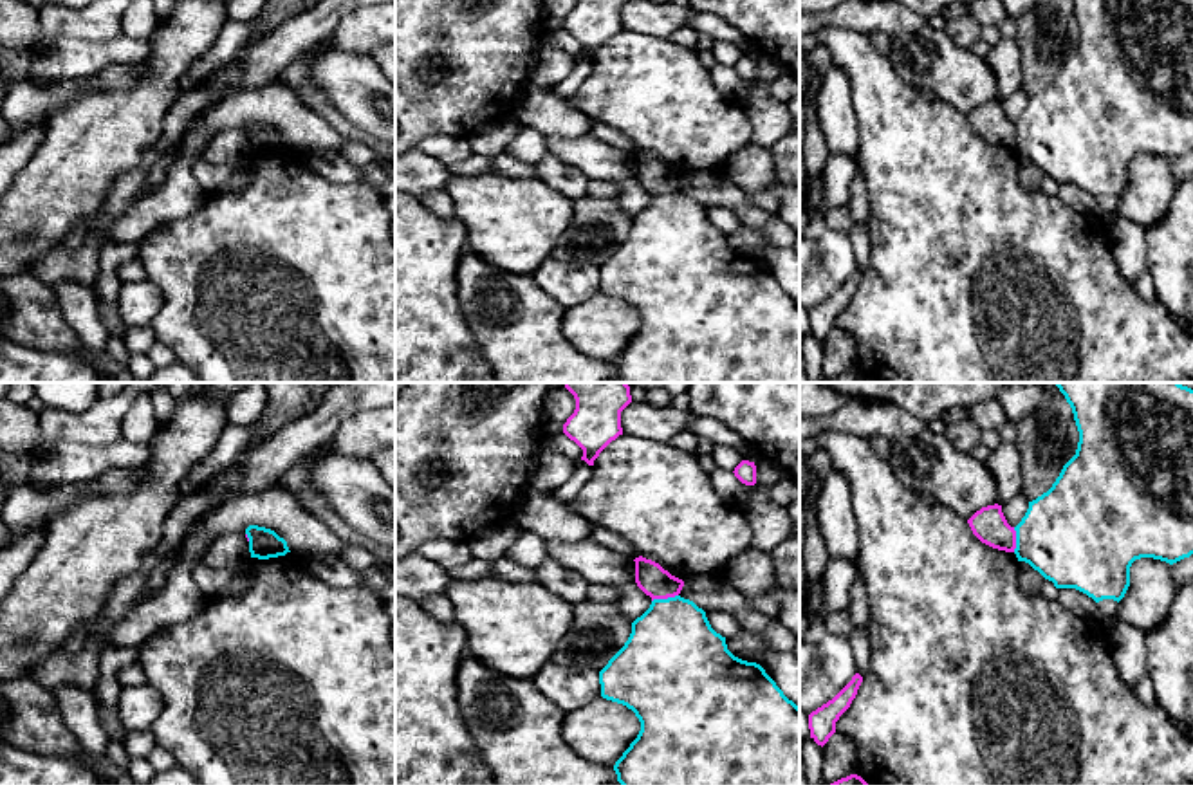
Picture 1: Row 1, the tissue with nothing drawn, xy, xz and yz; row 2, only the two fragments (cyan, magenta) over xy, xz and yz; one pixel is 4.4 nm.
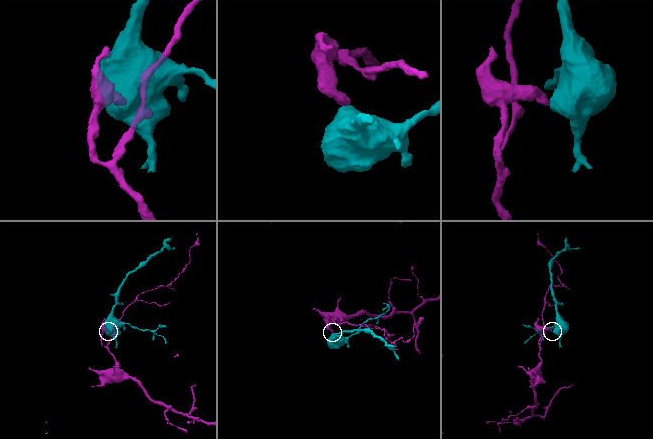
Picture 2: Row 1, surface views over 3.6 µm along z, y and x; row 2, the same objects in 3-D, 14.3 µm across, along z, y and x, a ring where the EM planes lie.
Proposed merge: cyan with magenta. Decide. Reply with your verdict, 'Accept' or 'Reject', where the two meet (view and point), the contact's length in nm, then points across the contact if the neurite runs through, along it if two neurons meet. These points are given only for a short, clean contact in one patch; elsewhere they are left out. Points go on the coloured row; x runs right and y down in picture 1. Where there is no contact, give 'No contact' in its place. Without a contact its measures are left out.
Reject. Touches cyan at xz (665, 600). Shared border 120 nm. Boundary: xz (677, 594), (652, 601)

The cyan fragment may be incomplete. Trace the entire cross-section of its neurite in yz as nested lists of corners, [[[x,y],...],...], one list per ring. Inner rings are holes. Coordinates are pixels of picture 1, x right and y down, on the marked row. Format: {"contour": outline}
{"contour": [[[1056,383],[1072,408],[1079,431],[1076,455],[1063,466],[1052,487],[1029,502],[1022,522],[1014,527],[1018,561],[1029,563],[1056,588],[1076,588],[1096,603],[1103,599],[1121,601],[1130,586],[1130,567],[1135,559],[1153,558],[1170,565],[1193,554],[1193,390],[1180,383]]]}

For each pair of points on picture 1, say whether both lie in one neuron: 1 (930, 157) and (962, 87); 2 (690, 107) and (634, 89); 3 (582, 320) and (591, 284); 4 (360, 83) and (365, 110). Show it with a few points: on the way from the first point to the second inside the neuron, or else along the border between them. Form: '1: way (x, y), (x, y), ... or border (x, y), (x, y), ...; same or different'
1: border (935, 96), (966, 116); different
2: way (675, 107), (666, 105), (648, 89); same
3: border (600, 291), (567, 309); different
4: way (360, 91), (365, 103); same

